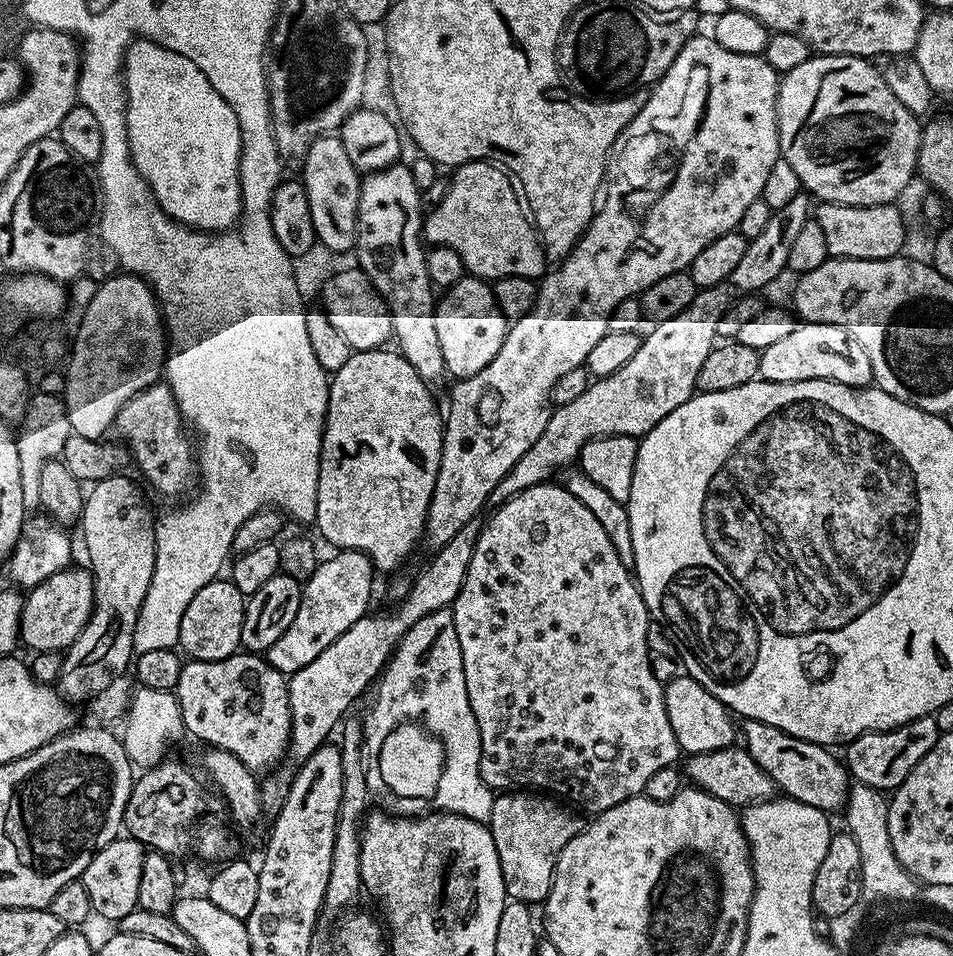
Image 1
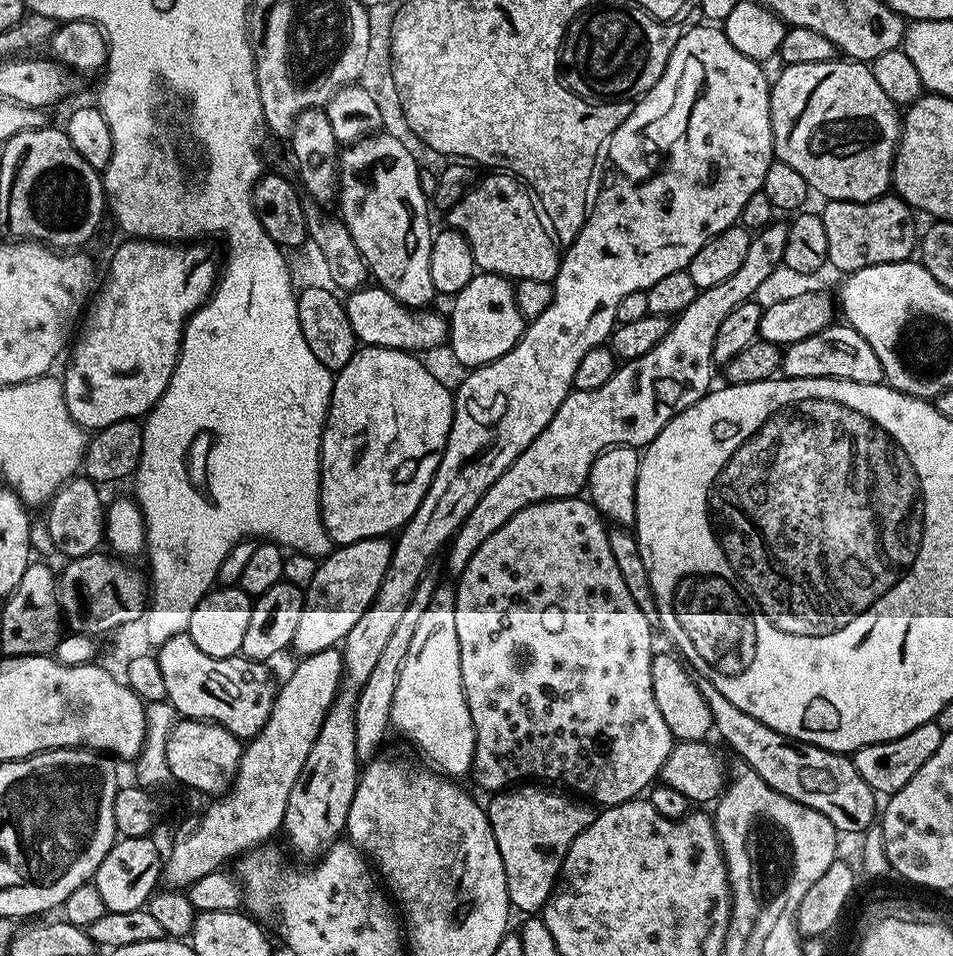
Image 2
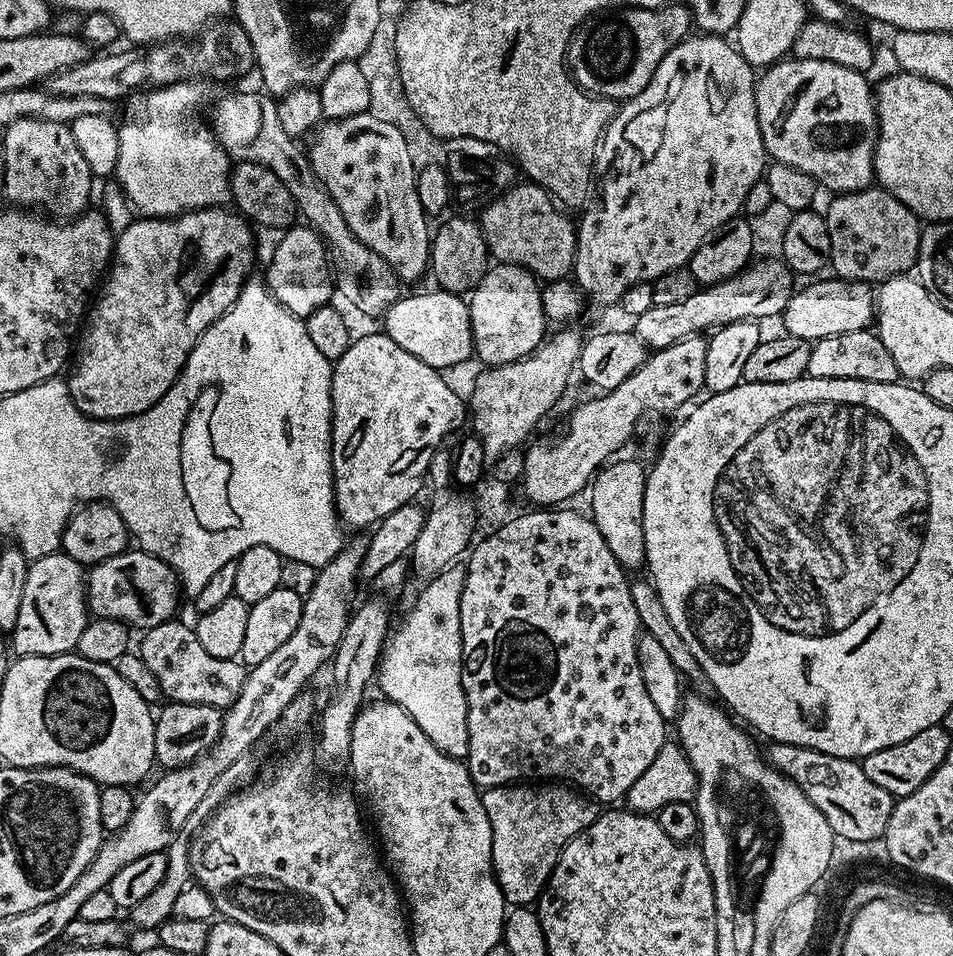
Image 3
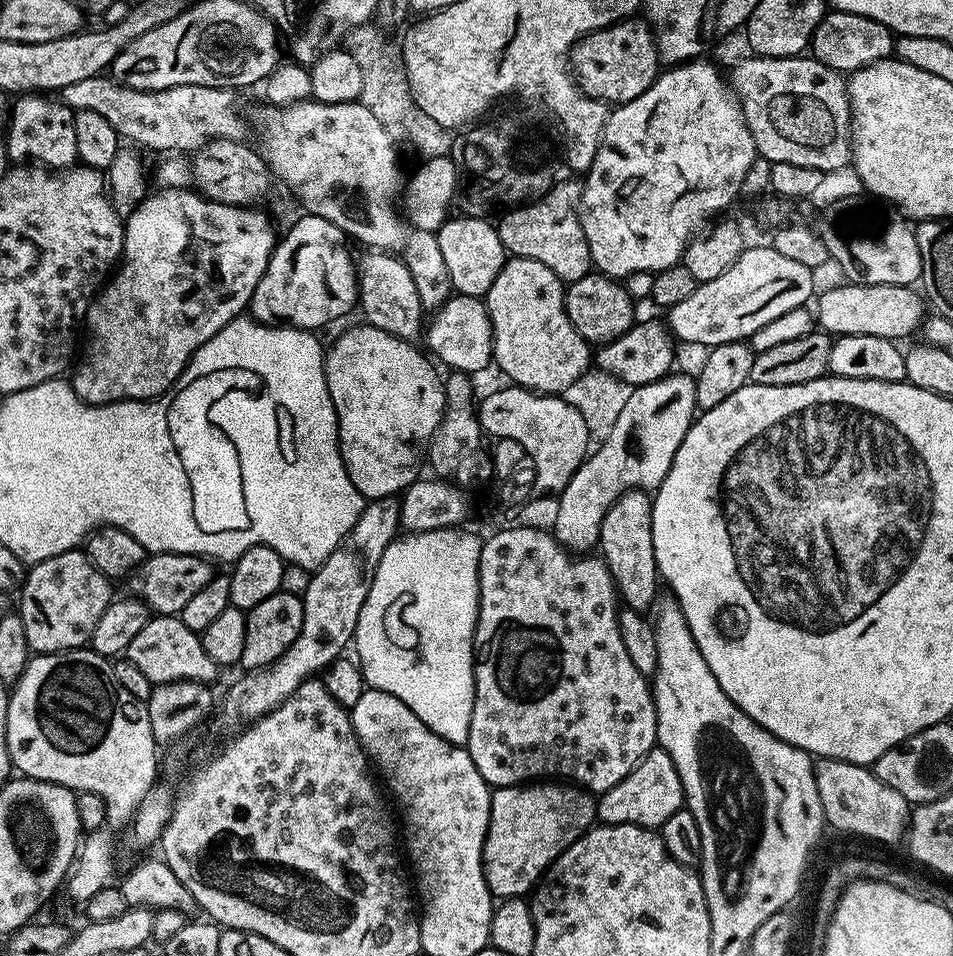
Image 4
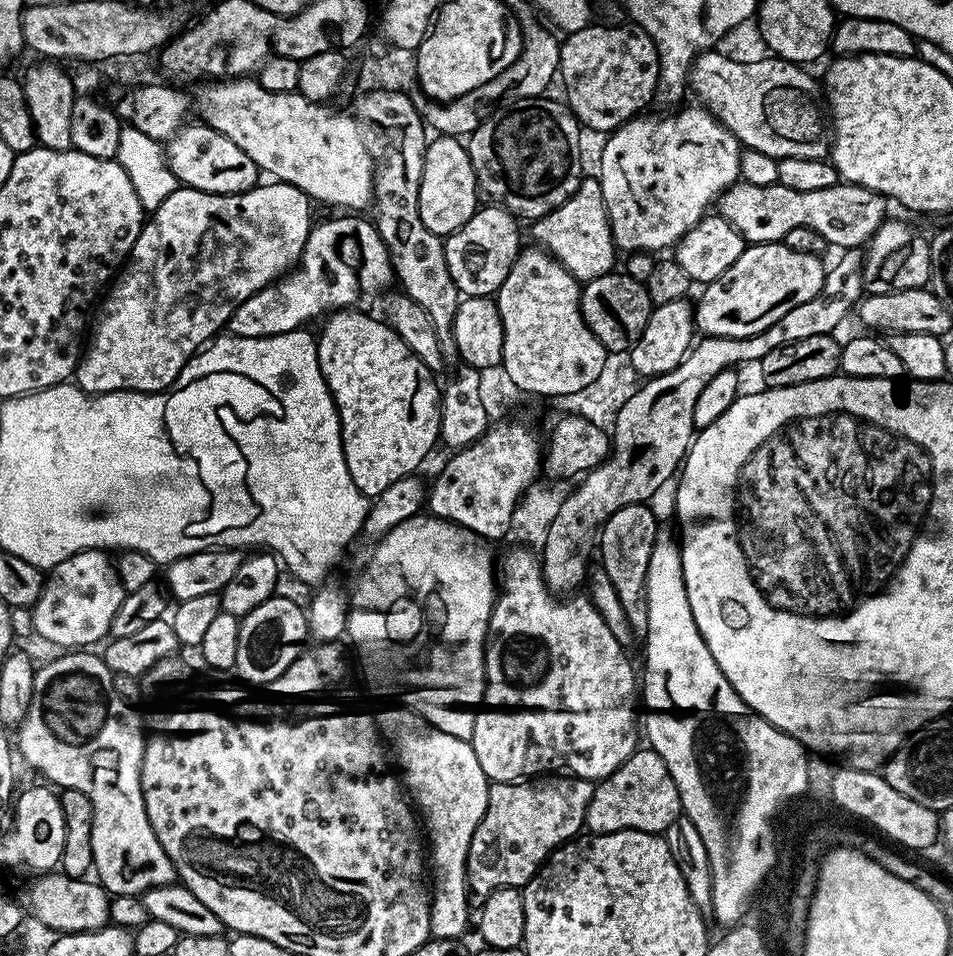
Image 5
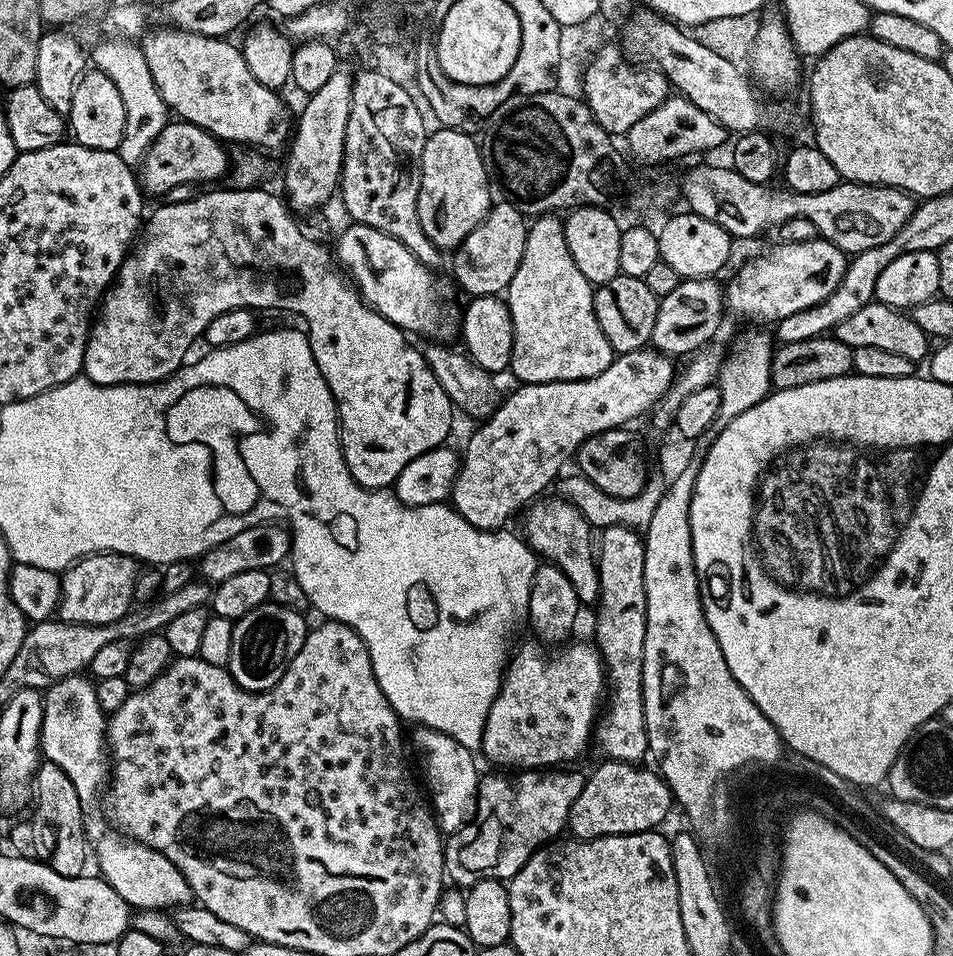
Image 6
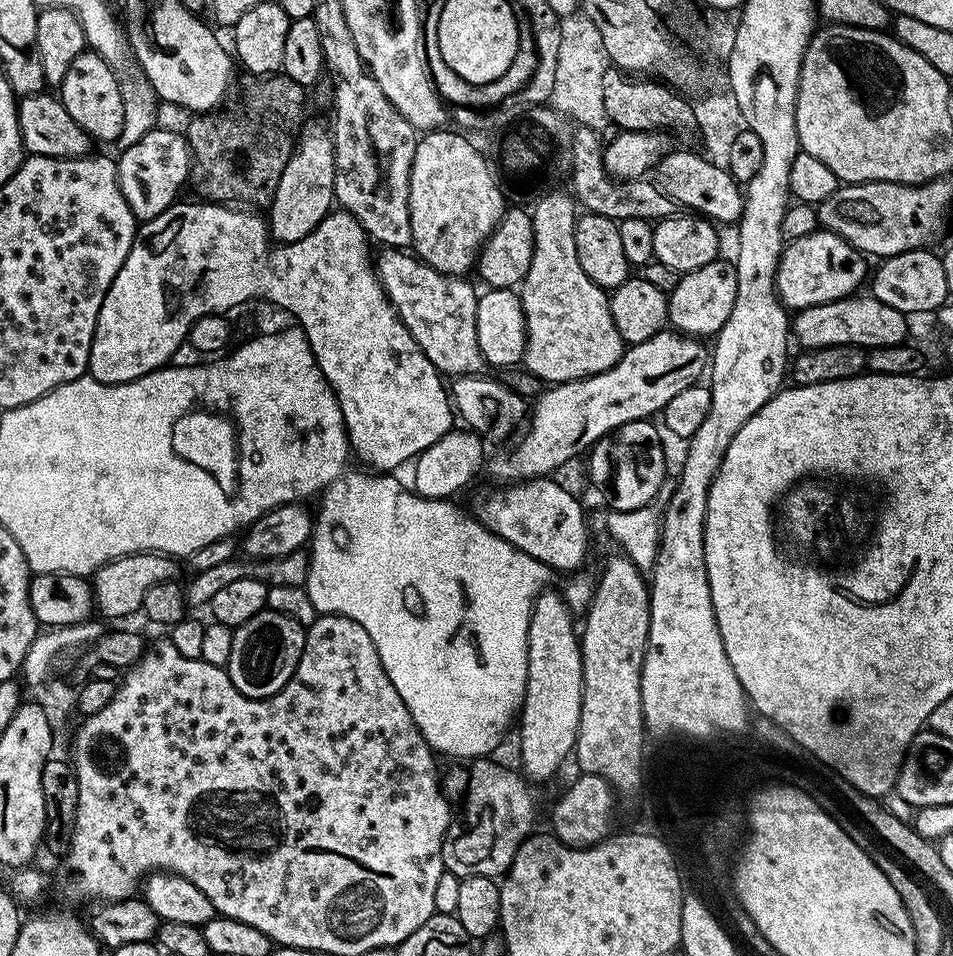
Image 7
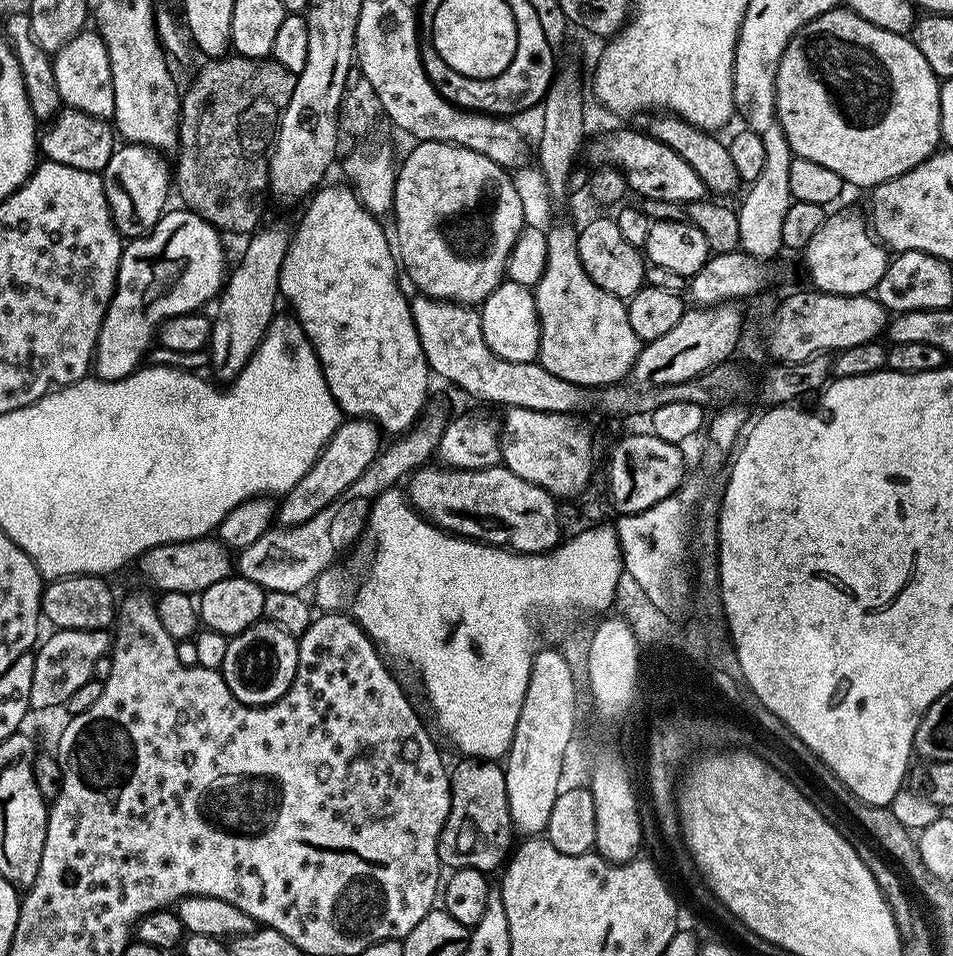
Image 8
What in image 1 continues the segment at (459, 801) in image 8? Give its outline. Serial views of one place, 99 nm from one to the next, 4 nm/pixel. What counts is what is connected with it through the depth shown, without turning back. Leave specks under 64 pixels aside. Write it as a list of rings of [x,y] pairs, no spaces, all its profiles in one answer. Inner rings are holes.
[[[504,790],[493,799],[492,816],[486,823],[492,829],[509,901],[536,906],[547,900],[558,858],[566,850],[566,842],[577,836],[582,827],[582,821],[575,816],[577,813],[563,806],[568,807],[536,790]]]

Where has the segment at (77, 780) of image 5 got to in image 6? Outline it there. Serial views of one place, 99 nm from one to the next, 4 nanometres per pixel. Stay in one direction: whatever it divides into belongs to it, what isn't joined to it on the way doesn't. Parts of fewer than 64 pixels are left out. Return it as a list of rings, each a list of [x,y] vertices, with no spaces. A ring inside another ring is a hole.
[[[84,674],[67,676],[49,686],[43,693],[43,698],[44,717],[40,731],[40,751],[44,760],[54,762],[58,766],[62,766],[62,770],[66,770],[70,782],[74,782],[74,790],[78,790],[78,798],[84,803],[85,817],[91,818],[90,836],[94,841],[94,864],[95,867],[96,864],[100,867],[99,875],[110,886],[114,886],[114,890],[118,890],[118,894],[122,894],[128,907],[133,910],[141,908],[175,910],[185,905],[191,905],[194,900],[192,887],[186,882],[186,878],[178,870],[178,866],[174,866],[174,862],[170,862],[170,858],[166,858],[158,850],[140,843],[139,840],[125,838],[119,831],[104,832],[104,820],[100,816],[96,816],[92,820],[92,815],[96,812],[96,803],[100,800],[100,787],[103,784],[105,787],[110,780],[110,749],[106,739],[106,713],[100,702],[97,685]]]

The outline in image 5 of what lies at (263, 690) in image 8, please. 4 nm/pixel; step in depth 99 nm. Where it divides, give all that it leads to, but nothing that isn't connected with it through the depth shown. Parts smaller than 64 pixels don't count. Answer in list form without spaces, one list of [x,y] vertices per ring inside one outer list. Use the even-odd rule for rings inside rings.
[[[272,596],[241,619],[235,675],[240,675],[245,680],[241,680],[245,685],[267,686],[277,680],[300,657],[300,643],[308,639],[307,611],[294,606],[294,602],[289,602],[286,598]]]

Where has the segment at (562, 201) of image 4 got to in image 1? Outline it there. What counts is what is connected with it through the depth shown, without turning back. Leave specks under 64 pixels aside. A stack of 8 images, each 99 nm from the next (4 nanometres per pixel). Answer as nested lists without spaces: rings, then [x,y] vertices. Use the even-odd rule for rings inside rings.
[[[472,160],[469,164],[459,165],[452,176],[452,184],[445,187],[442,202],[423,217],[422,236],[429,245],[437,248],[449,248],[462,258],[465,273],[480,277],[481,280],[495,282],[502,278],[521,276],[536,280],[546,272],[544,245],[540,243],[535,224],[526,211],[525,201],[518,189],[520,179],[514,176],[509,168],[503,168],[494,160]]]

